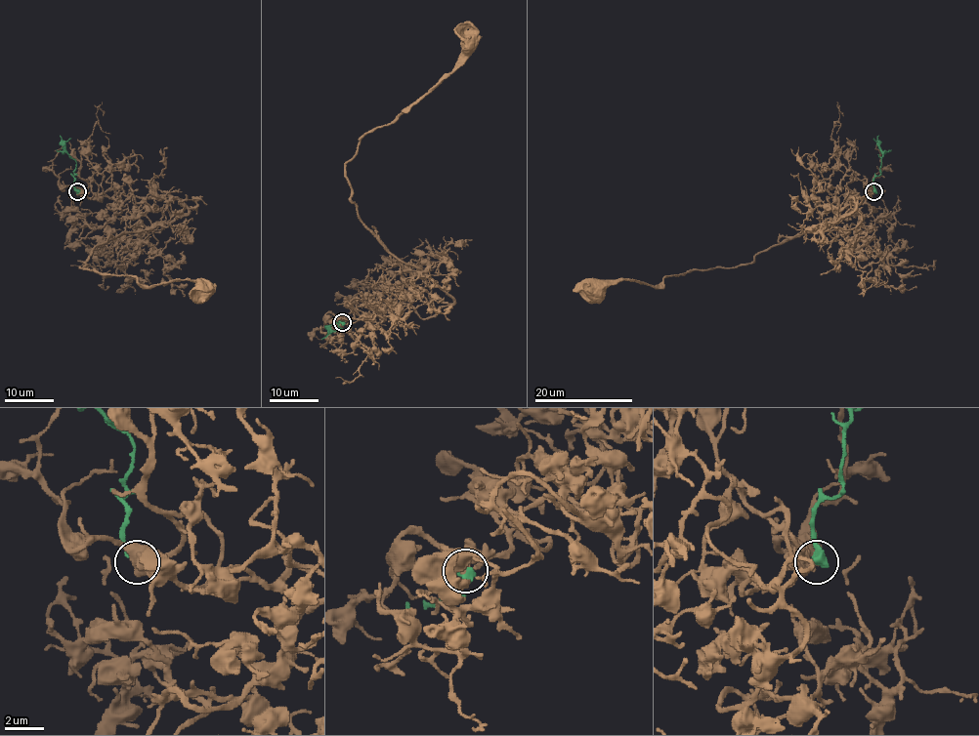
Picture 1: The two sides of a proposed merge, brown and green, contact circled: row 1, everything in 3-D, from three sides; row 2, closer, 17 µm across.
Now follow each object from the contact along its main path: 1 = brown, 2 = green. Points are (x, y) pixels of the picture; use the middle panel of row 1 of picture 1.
1: (342, 322), (364, 304), (381, 320), (395, 304), (438, 309), (360, 218), (346, 163), (471, 42)
2: (342, 322), (338, 324), (342, 329), (324, 327)

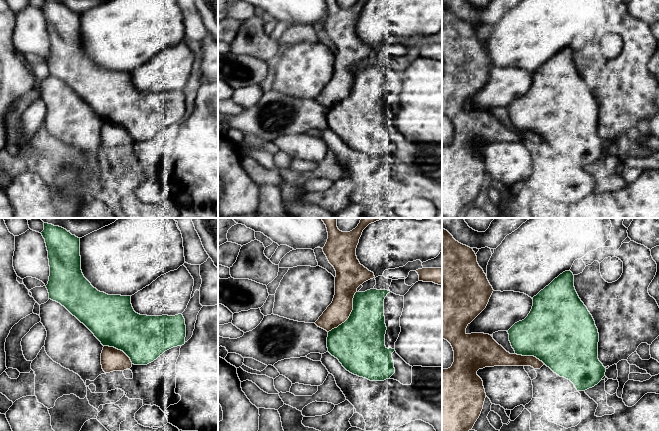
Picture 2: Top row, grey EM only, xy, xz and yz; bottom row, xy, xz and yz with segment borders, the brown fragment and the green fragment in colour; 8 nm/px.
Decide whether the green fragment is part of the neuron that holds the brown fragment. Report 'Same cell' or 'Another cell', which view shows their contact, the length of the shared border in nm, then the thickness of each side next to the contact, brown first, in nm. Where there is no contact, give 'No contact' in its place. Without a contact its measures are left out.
Another cell. Touches brown in xz. Shared border 400 nm. Thickness 190 nm (brown) against 420 nm

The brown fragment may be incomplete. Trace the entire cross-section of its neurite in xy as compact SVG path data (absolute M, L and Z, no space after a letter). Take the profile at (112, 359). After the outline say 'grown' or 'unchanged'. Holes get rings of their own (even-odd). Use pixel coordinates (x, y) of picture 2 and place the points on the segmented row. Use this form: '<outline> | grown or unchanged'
M104 346L101 353L101 365L105 373L124 371L132 367L130 358L121 350Z | unchanged

